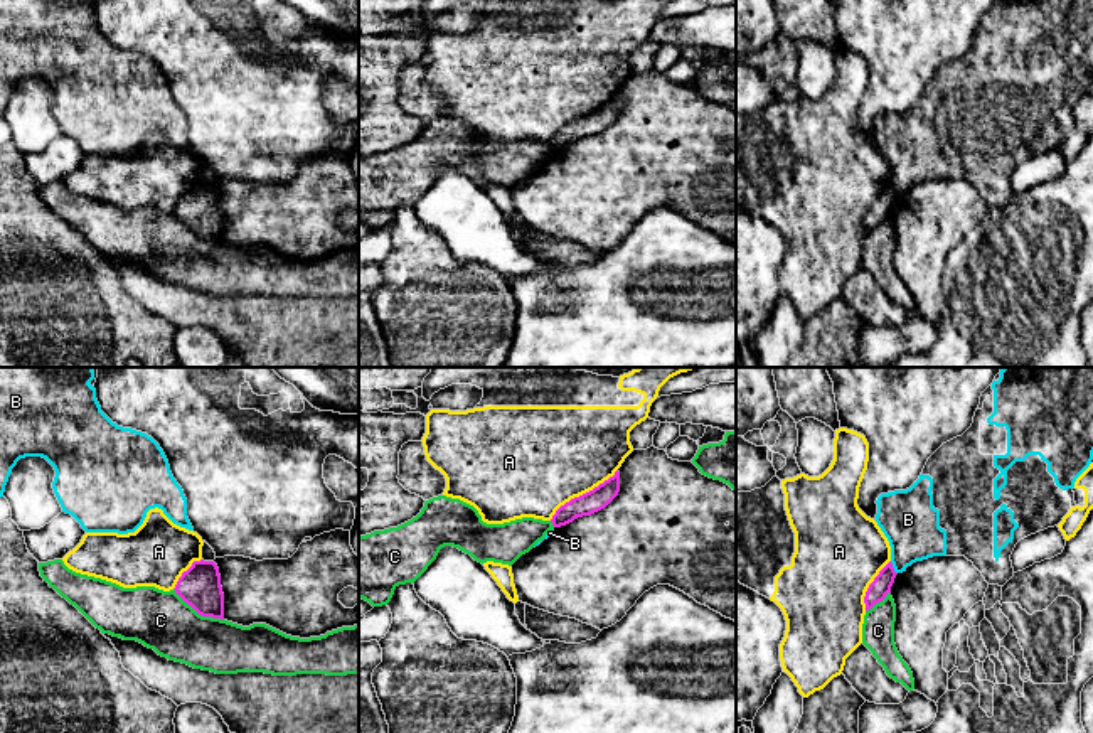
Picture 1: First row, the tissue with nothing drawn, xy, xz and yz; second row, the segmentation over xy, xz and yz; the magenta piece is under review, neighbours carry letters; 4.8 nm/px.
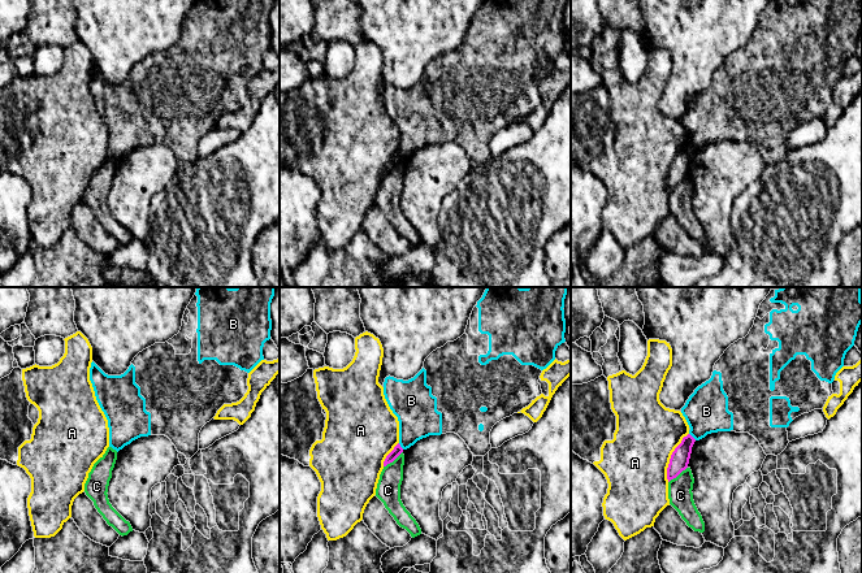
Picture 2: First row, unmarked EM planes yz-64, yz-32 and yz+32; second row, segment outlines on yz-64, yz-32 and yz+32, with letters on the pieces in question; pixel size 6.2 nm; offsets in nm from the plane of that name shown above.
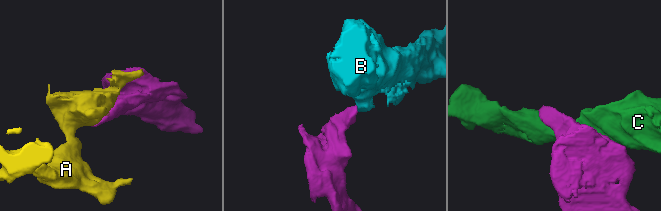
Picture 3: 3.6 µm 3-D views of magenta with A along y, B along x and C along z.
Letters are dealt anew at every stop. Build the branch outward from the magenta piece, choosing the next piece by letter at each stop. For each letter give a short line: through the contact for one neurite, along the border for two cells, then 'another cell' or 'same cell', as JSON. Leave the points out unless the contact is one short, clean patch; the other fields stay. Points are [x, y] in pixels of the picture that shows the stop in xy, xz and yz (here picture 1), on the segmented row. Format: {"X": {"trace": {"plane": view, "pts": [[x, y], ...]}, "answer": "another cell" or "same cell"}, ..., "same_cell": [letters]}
{"A": {"answer": "another cell"}, "B": {"trace": {"plane": "yz", "pts": [[890, 561], [896, 573]]}, "answer": "another cell"}, "C": {"answer": "another cell"}, "same_cell": []}

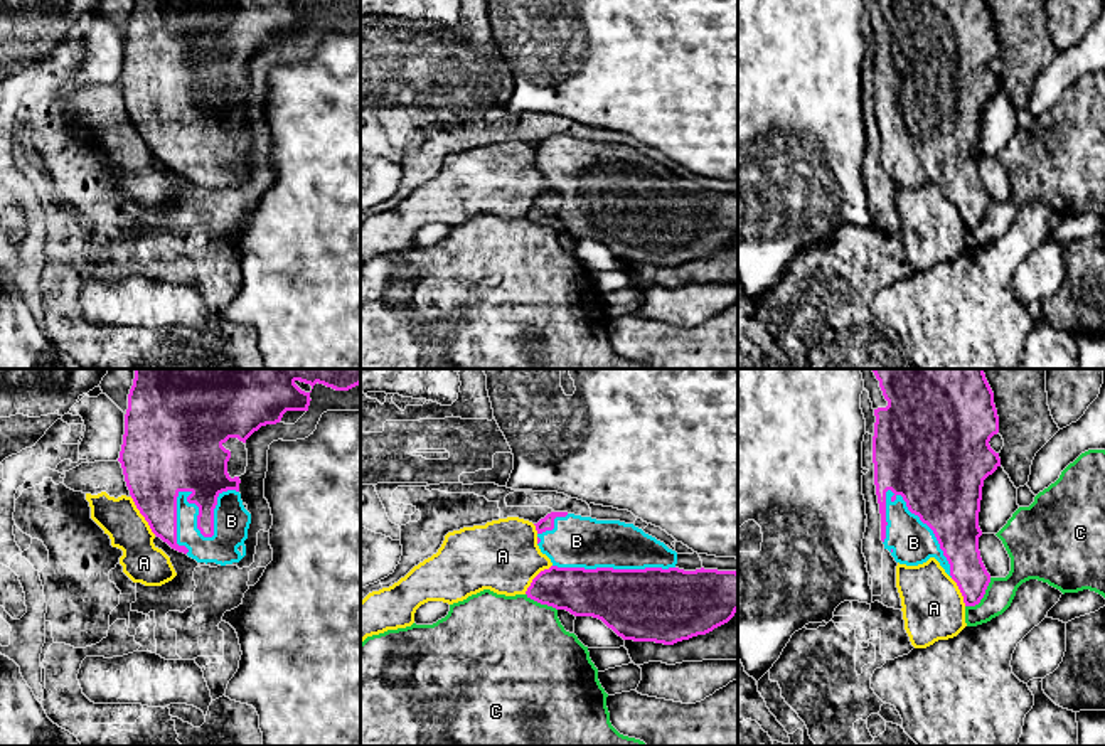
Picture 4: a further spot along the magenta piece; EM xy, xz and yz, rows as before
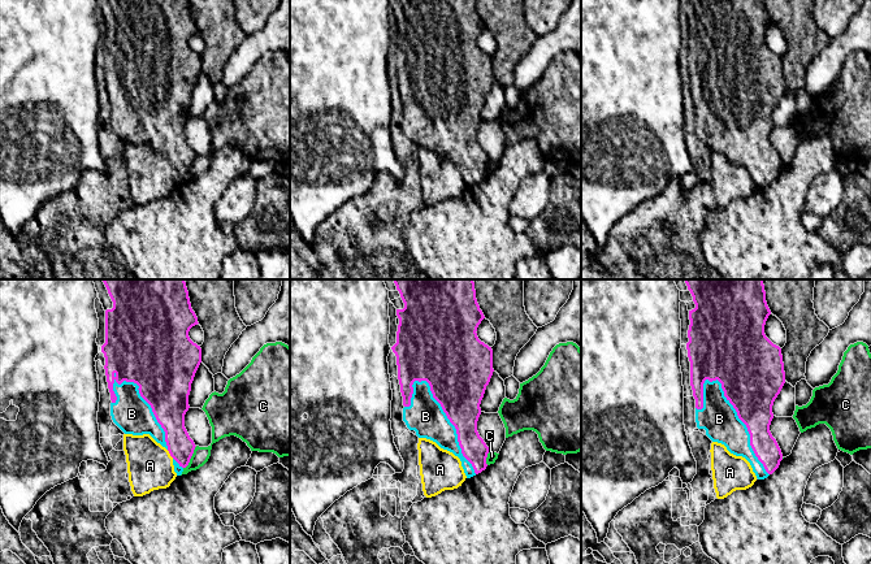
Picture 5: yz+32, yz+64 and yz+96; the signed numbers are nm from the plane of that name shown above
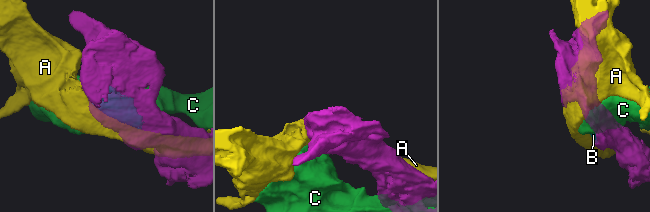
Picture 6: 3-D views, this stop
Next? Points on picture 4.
{"A": {"answer": "another cell"}, "B": {"answer": "same cell"}, "C": {"answer": "another cell"}, "same_cell": ["B"]}

